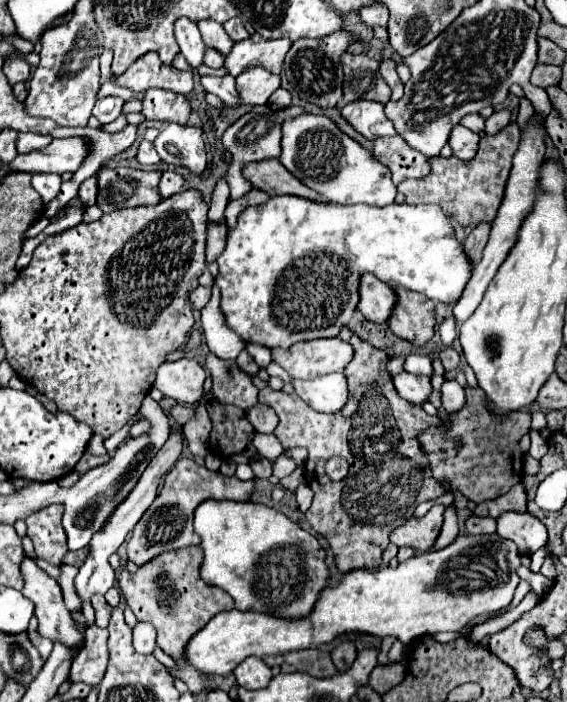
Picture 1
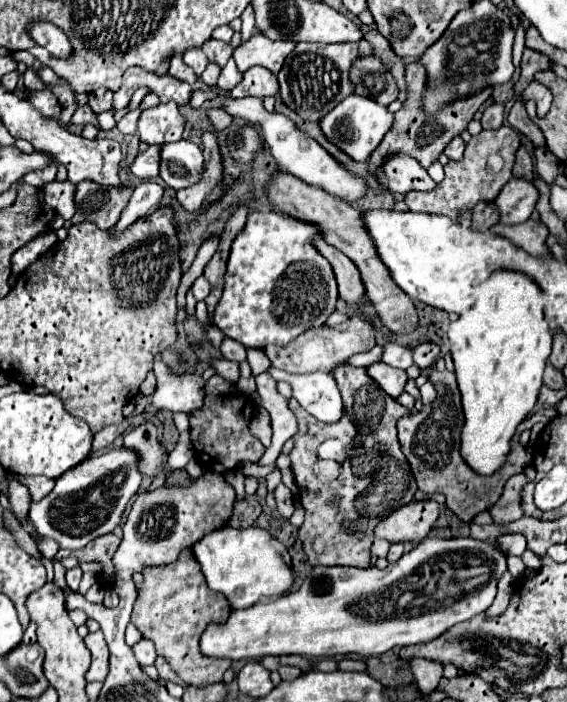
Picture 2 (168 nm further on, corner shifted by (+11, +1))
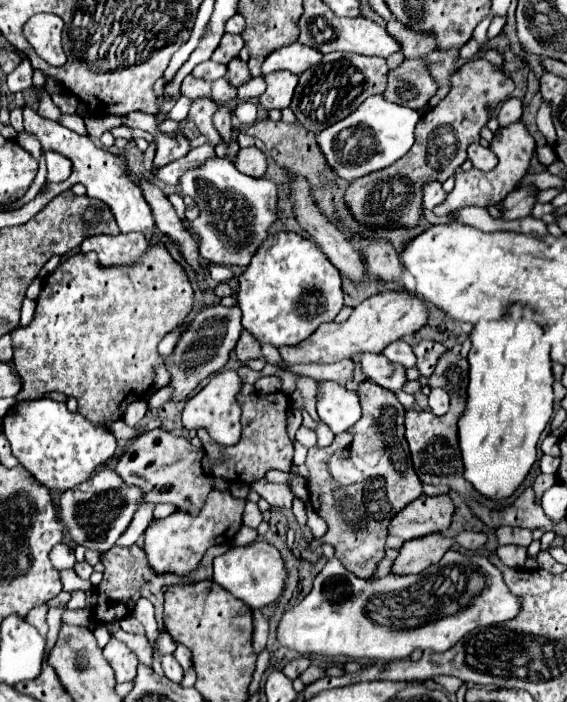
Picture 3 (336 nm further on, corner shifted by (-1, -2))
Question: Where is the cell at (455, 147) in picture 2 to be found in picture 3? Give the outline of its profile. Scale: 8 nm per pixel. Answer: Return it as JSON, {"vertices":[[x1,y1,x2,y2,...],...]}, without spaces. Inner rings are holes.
{"vertices":[[470,144,470,146,468,146,468,158,470,158,470,162,472,162,478,170,486,170,486,172,498,164,494,152,492,152,490,148,480,146,480,144]]}

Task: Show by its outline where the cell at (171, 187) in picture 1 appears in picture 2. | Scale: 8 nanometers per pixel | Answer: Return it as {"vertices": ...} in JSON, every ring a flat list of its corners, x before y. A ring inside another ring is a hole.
{"vertices":[[142,181,136,189,134,189,134,195,130,197,130,203,128,207,124,209,120,221,112,227,114,233,120,233,124,231,128,225,132,225,136,219,148,215,162,199,164,195,164,189,156,183,156,181]]}

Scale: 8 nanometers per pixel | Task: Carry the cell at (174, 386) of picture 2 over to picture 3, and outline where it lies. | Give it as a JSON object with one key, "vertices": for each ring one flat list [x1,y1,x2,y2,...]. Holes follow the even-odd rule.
{"vertices":[[224,370,216,374,196,396,192,396,186,402,186,408,182,412,182,424,186,430,200,430,204,428,218,444,232,446,240,442,242,426,240,426,240,404,236,400,238,392,242,390,242,380,236,370]]}

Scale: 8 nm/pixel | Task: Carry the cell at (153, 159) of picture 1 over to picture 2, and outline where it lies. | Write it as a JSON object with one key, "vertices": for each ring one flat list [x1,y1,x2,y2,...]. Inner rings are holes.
{"vertices":[[150,145,146,151,140,151,130,165,130,171,140,179,154,179,158,175,158,163,160,163,160,149,158,145]]}

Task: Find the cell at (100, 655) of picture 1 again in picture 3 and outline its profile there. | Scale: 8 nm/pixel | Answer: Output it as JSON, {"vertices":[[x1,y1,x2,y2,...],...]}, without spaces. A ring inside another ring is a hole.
{"vertices":[[112,638,112,640,106,644,106,648,104,648,104,658,112,664,118,682,134,680,136,668,138,668,140,662,138,662,136,654,134,654,124,642]]}

